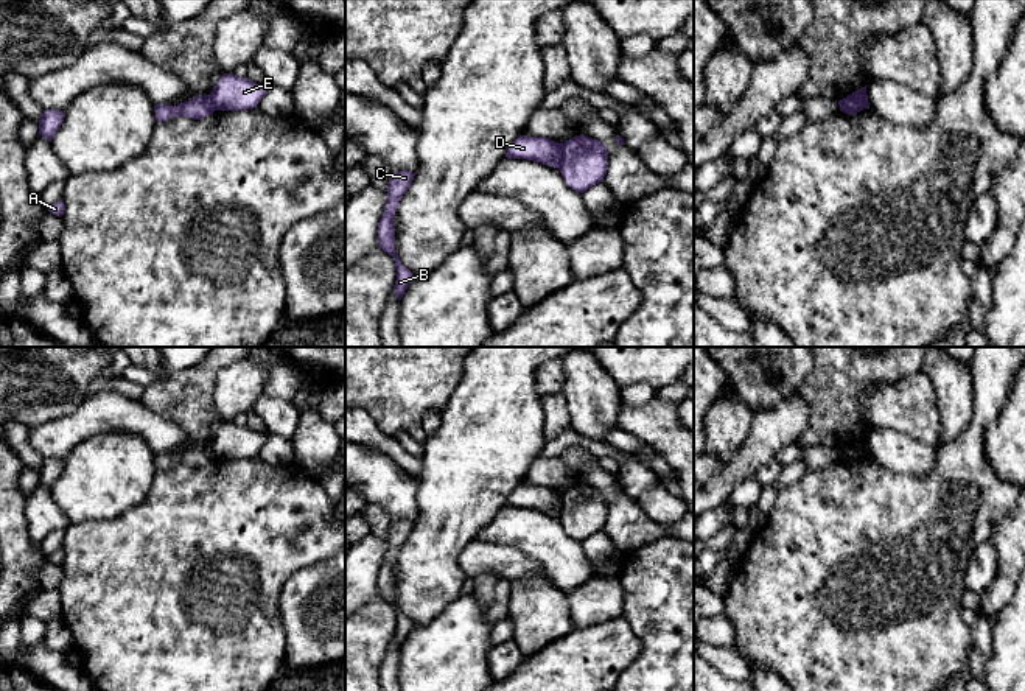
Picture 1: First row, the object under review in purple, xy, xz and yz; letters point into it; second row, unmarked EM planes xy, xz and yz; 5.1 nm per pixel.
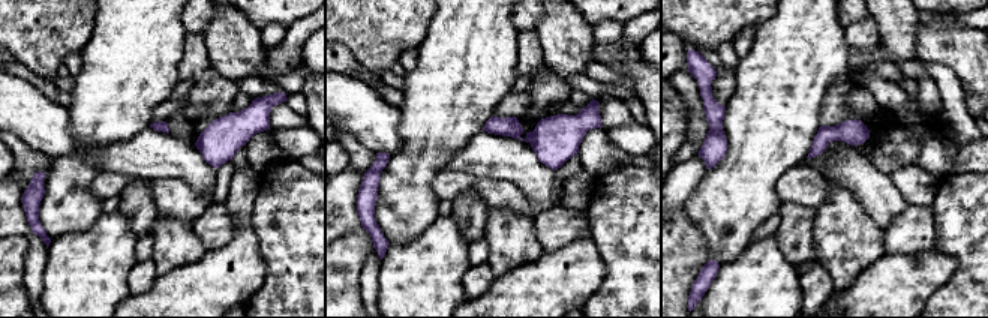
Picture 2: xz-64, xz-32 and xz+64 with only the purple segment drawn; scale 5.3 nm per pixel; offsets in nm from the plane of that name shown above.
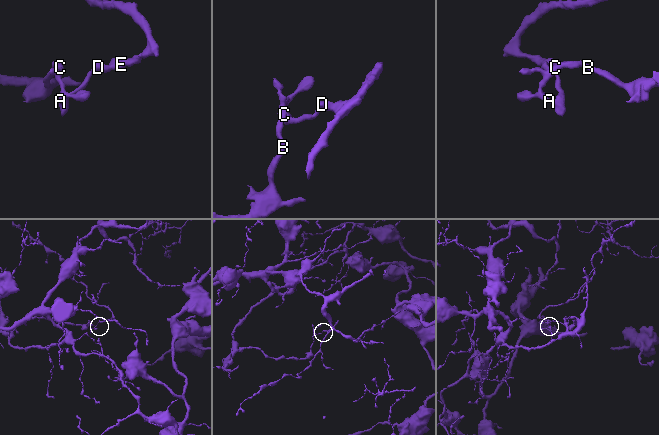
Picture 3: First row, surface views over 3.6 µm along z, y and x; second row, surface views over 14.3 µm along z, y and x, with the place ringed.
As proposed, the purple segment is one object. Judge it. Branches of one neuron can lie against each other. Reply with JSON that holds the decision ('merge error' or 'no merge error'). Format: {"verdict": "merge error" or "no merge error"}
{"verdict": "merge error"}

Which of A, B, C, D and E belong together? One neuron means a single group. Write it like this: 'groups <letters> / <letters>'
groups A B C D / E

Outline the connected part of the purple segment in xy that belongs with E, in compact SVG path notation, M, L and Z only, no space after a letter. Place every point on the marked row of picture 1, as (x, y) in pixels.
M224 73L210 92L215 110L246 110L258 106L268 90L266 84L257 84L233 73Z

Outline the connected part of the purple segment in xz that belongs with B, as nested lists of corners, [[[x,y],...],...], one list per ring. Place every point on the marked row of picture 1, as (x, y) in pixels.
[[[403,170],[394,171],[389,187],[387,187],[387,202],[383,212],[383,216],[378,223],[378,241],[380,247],[394,257],[395,269],[397,269],[397,280],[394,285],[394,293],[398,300],[403,297],[404,291],[411,285],[414,274],[400,261],[397,251],[395,251],[395,212],[403,198],[414,181],[415,173]]]

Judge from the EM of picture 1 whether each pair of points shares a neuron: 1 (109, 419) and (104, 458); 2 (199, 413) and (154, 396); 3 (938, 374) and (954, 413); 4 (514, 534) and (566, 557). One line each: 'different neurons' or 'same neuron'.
1: different neurons
2: same neuron
3: same neuron
4: same neuron

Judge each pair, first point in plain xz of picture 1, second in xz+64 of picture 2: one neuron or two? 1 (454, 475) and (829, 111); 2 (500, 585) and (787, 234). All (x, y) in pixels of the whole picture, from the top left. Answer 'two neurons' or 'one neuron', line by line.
1: two neurons
2: one neuron

